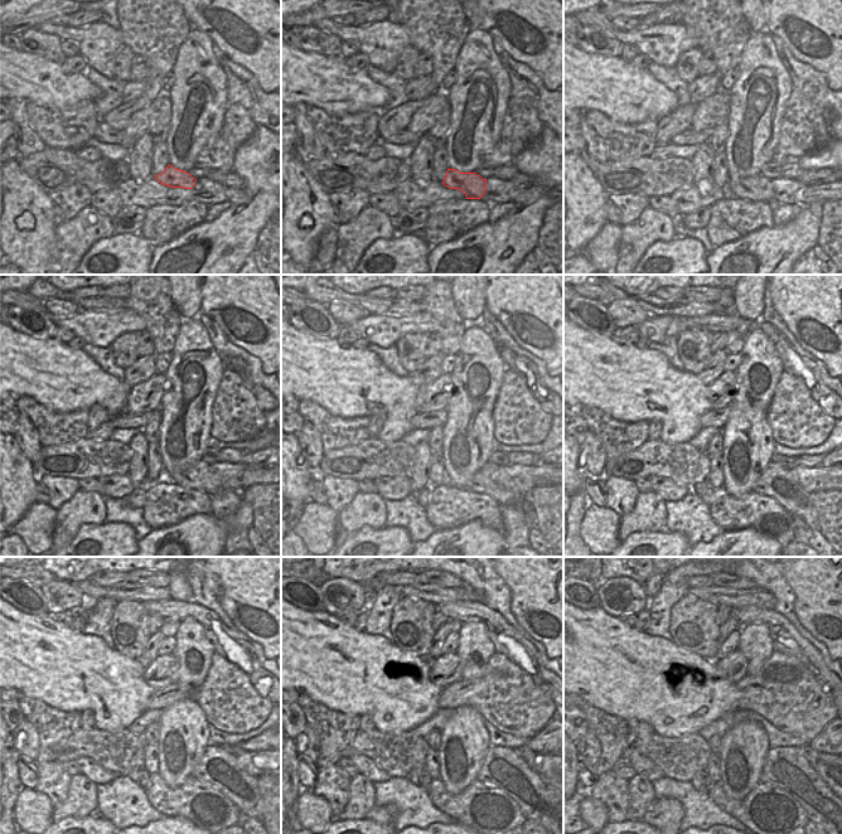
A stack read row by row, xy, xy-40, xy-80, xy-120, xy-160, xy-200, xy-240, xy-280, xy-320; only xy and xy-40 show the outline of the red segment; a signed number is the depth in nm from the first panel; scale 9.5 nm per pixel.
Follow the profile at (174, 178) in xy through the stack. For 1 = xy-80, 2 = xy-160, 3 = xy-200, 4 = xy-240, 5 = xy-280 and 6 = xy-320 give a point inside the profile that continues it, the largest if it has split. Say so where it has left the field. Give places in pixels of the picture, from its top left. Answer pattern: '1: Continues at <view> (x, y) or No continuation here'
1: Continues at xy-80 (755, 188)
2: Continues at xy-160 (492, 479)
3: Continues at xy-200 (777, 480)
4: Continues at xy-240 (217, 766)
5: Continues at xy-280 (502, 767)
6: Continues at xy-320 (785, 767)

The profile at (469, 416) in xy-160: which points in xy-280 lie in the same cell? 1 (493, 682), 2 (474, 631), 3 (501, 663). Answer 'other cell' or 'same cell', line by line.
1: other cell
2: same cell
3: other cell

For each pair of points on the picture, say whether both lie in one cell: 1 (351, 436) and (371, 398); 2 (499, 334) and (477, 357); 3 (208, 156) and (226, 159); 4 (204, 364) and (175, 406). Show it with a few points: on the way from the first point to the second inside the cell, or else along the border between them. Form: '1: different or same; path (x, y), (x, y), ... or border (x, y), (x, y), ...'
1: different; border (332, 416), (367, 416), (369, 418)
2: different; border (478, 323), (498, 344)
3: same; path (212, 158), (222, 158)
4: same; path (187, 355), (182, 355), (175, 365), (175, 388)

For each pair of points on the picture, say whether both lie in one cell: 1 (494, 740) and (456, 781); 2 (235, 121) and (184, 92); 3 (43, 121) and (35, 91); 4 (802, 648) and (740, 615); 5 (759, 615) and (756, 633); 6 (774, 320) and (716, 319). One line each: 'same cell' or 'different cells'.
1: different cells
2: different cells
3: different cells
4: same cell
5: different cells
6: different cells

